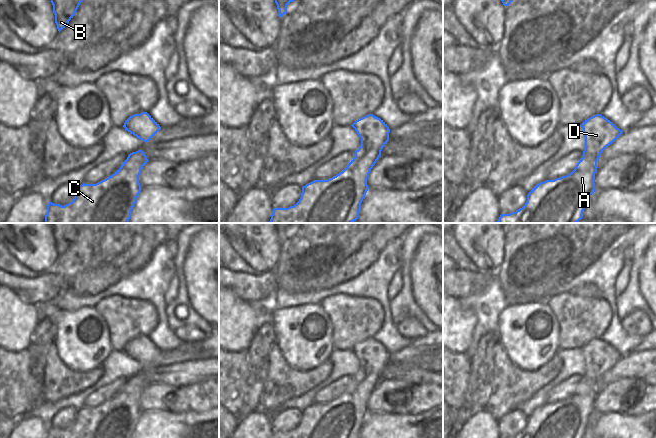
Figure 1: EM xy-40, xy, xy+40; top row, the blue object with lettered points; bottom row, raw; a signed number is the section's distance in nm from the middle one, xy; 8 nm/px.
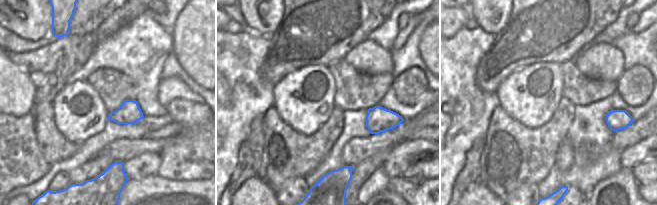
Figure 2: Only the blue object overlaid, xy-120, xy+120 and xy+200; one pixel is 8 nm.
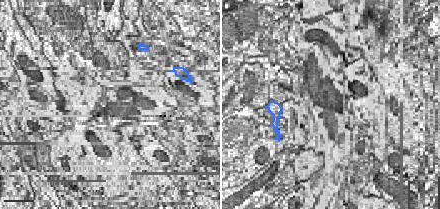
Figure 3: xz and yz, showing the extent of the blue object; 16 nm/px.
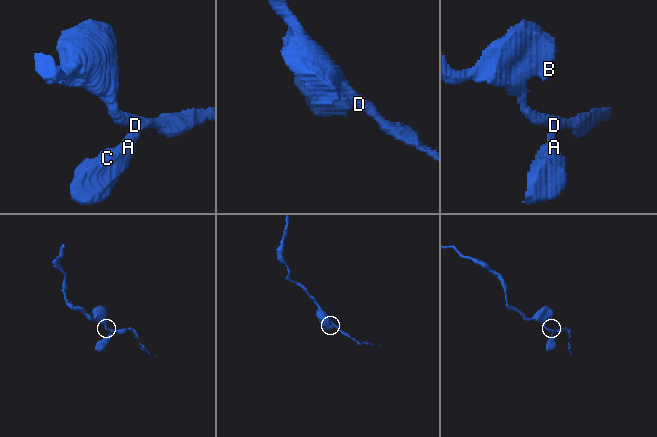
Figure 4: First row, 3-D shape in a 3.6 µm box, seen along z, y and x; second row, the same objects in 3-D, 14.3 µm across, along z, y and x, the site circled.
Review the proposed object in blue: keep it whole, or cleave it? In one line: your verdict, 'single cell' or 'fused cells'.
single cell

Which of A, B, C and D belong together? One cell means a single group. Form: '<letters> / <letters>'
A B C D

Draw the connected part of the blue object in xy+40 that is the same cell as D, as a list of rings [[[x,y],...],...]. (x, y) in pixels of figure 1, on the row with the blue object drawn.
[[[596,114],[581,127],[585,135],[583,157],[568,175],[537,184],[527,195],[525,205],[510,214],[501,214],[497,223],[578,223],[583,218],[585,205],[595,190],[595,173],[601,153],[623,133],[613,122]]]

